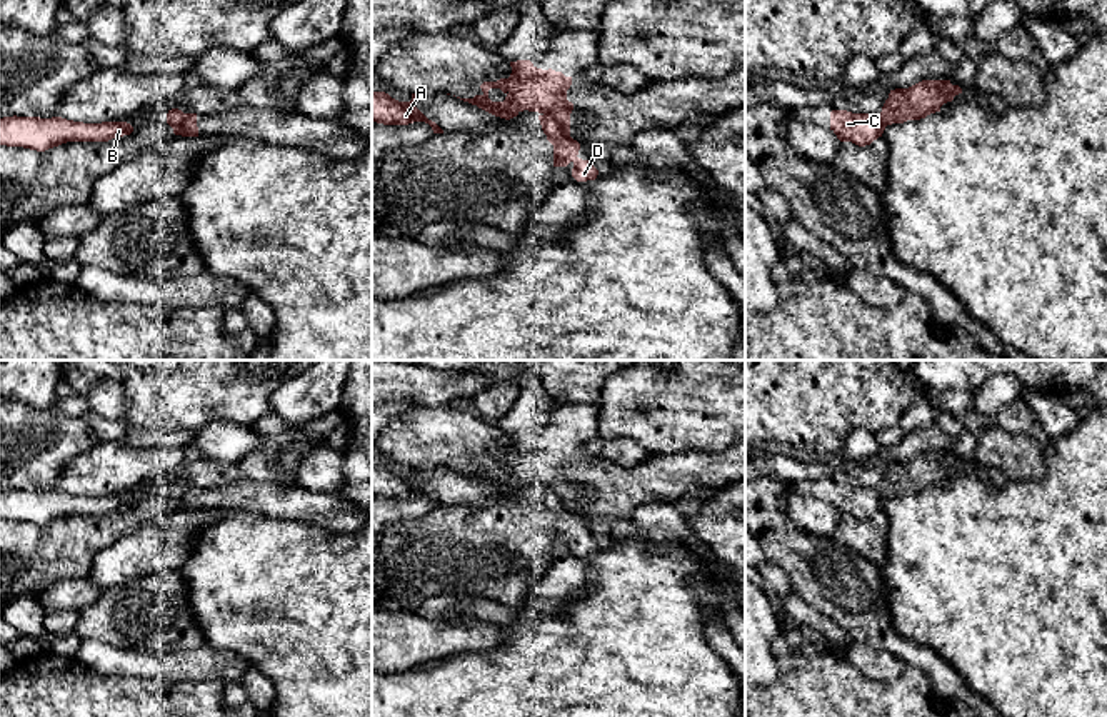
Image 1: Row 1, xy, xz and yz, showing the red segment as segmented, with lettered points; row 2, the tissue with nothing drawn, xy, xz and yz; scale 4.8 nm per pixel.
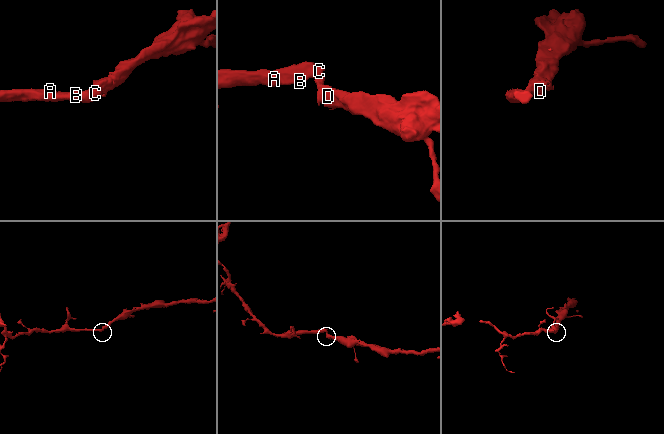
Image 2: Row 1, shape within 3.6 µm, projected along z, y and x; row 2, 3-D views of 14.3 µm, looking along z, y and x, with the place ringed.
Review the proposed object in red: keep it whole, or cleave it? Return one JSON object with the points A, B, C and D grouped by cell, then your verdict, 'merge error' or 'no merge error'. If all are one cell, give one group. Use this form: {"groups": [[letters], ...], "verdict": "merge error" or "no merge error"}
{"groups": [["A", "B", "C"], ["D"]], "verdict": "merge error"}

